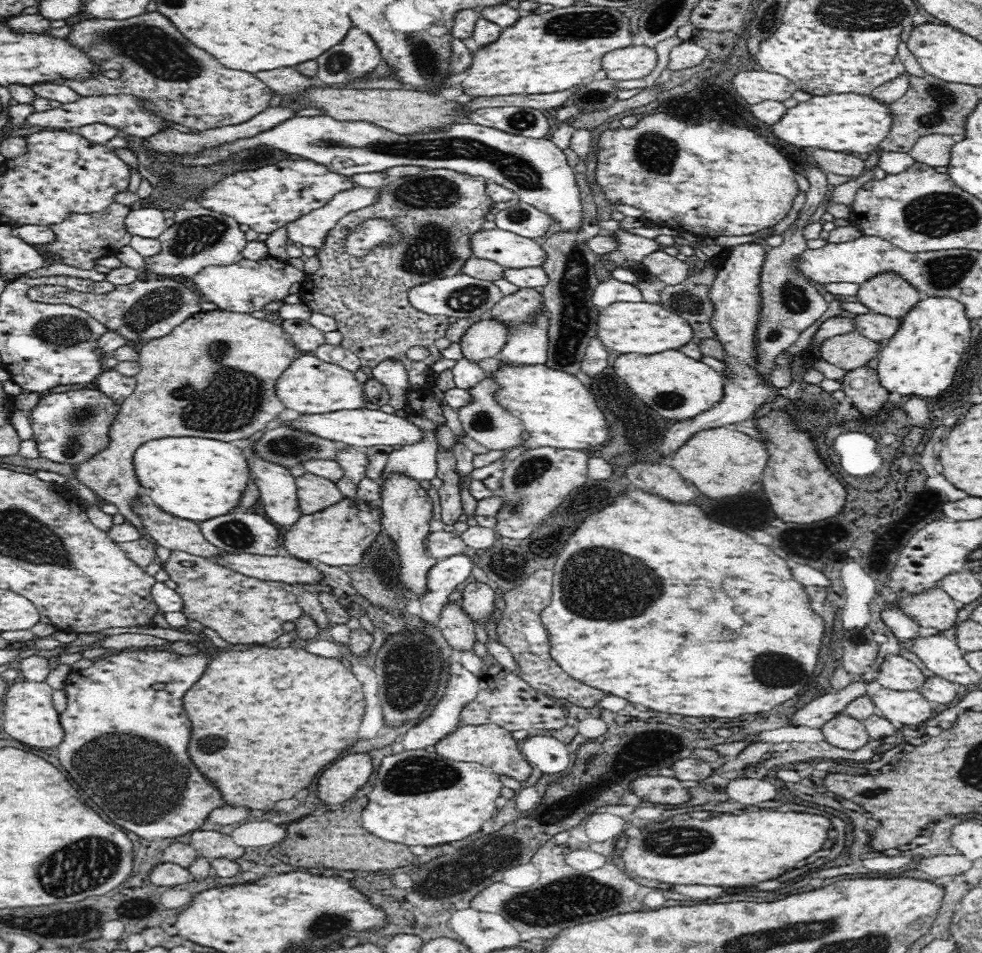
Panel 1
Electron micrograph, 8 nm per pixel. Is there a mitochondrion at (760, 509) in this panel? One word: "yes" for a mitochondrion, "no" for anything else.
no

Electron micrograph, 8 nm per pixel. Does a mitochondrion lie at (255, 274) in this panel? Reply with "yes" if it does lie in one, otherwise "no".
no

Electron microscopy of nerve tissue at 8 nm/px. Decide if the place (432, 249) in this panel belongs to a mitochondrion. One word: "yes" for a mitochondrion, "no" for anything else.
yes

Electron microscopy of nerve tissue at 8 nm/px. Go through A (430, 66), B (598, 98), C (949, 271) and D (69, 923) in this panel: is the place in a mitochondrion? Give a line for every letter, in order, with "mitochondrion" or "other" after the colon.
A: mitochondrion
B: mitochondrion
C: mitochondrion
D: mitochondrion

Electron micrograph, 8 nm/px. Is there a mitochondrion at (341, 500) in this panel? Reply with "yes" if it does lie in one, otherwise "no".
no

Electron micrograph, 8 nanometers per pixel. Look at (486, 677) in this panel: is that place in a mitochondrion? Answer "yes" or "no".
no

